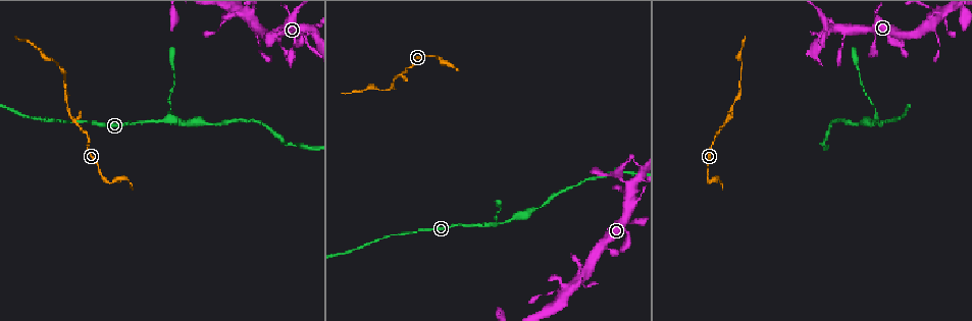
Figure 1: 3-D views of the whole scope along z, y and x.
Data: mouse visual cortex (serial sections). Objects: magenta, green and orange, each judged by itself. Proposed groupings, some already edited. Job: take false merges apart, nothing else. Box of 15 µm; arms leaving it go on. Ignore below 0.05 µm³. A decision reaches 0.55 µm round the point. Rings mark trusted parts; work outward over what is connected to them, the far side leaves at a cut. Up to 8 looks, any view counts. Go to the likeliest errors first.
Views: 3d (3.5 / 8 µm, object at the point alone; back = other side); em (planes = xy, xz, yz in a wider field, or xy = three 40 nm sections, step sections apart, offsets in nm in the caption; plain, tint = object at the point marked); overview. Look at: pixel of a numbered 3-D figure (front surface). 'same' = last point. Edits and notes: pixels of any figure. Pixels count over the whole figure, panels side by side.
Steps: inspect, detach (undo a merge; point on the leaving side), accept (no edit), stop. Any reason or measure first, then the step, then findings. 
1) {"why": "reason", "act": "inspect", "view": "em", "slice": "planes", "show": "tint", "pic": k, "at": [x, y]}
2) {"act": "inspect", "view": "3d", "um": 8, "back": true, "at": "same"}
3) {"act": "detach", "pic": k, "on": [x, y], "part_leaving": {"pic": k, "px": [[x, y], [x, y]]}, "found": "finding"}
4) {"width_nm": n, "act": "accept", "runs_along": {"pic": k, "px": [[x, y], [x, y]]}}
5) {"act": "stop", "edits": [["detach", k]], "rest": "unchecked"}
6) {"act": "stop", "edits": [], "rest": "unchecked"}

{"why": "two arms in line, one across", "act": "inspect", "view": "3d", "um": 3.5, "pic": 1, "at": [167, 120]}

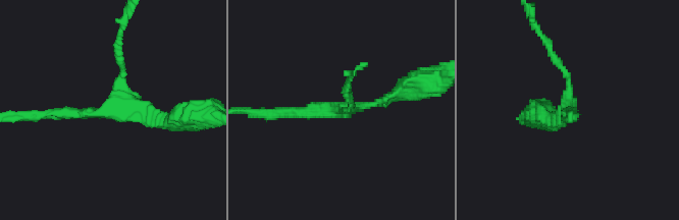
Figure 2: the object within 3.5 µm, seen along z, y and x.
{"arms": 3, "arm_widths_nm": [100, 150, 150], "why": "shape alone is not enough", "act": "inspect", "view": "em", "slice": "xy", "step": 5, "show": "tint", "pic": 2, "at": [339, 109]}

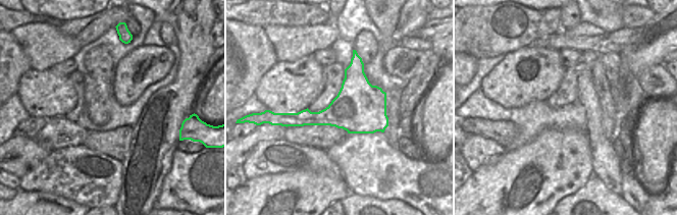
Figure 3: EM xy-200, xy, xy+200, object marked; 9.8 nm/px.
{"width_nm": 500, "act": "accept", "runs_along": {"pic": 2, "px": [[268, 113], [360, 108], [397, 93]]}, "found": "one cell here"}

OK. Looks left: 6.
{"why": "narrows sharply", "act": "inspect", "view": "3d", "um": 8, "back": true, "pic": 1, "at": [843, 42]}

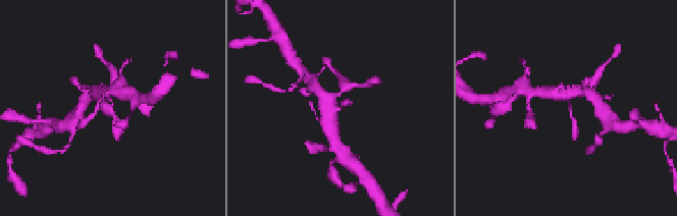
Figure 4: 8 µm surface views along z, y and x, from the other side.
{"act": "inspect", "view": "3d", "um": 3.5, "pic": 4, "at": [571, 111]}

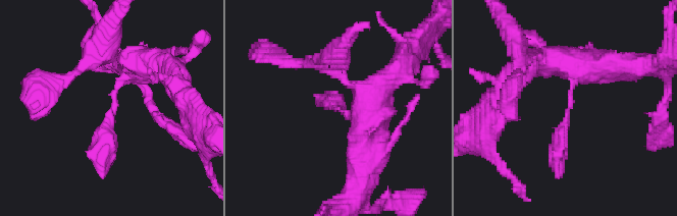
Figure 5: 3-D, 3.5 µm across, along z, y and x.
{"why": "now the EM", "act": "inspect", "view": "em", "slice": "planes", "show": "tint", "pic": 5, "at": [344, 114]}

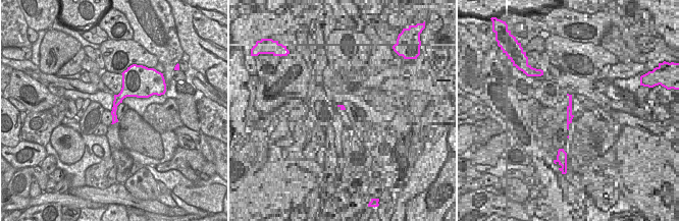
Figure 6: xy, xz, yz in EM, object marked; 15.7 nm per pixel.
{"width_nm": 140, "act": "accept", "runs_along": {"pic": 5, "px": [[137, 65], [120, 84], [105, 124], [102, 171]]}, "found": "one cell here"}

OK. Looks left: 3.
{"why": "a narrow waist", "act": "inspect", "view": "3d", "um": 3.5, "pic": 1, "at": [63, 78]}

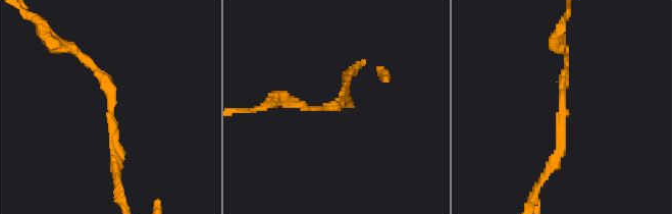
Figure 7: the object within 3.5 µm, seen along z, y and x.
{"why": "need the tissue", "act": "inspect", "view": "em", "slice": "xy", "step": 5, "show": "tint", "pic": 7, "at": [561, 108]}

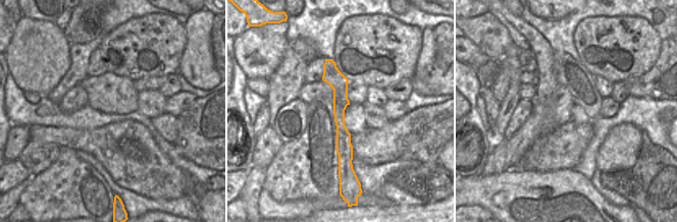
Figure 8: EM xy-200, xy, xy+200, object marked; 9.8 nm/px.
{"width_nm": 160, "act": "accept", "runs_along": {"pic": 8, "px": [[327, 61], [340, 85], [349, 165]]}, "found": "all the same cell"}

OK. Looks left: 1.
{"act": "stop", "edits": [], "rest": "unchecked"}

